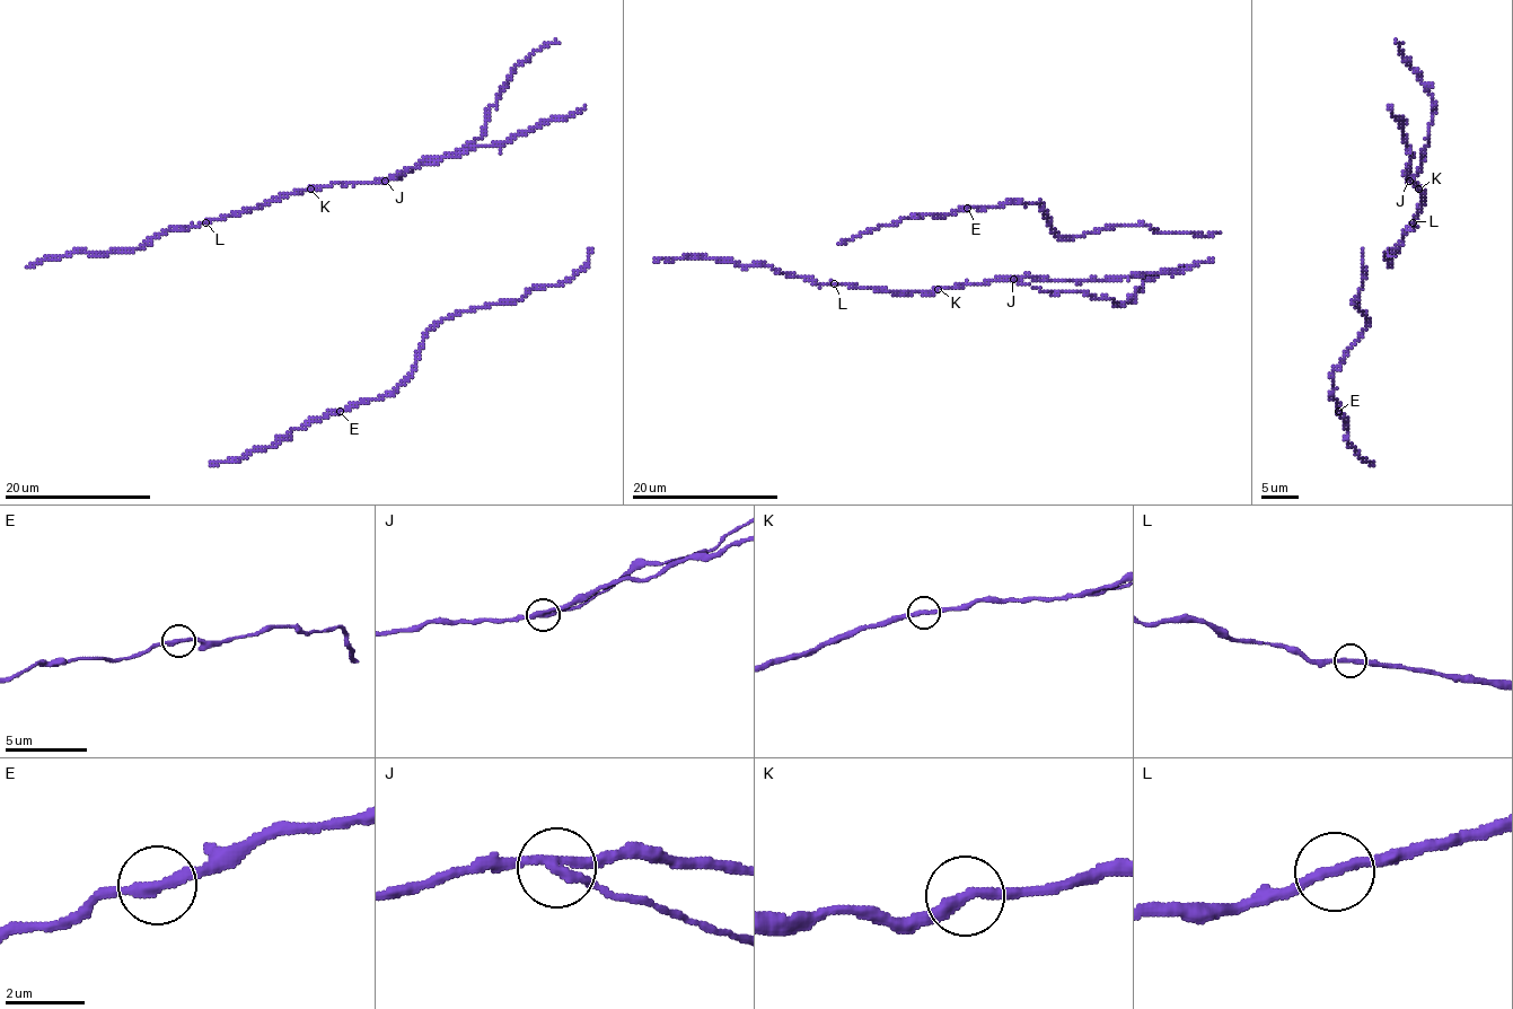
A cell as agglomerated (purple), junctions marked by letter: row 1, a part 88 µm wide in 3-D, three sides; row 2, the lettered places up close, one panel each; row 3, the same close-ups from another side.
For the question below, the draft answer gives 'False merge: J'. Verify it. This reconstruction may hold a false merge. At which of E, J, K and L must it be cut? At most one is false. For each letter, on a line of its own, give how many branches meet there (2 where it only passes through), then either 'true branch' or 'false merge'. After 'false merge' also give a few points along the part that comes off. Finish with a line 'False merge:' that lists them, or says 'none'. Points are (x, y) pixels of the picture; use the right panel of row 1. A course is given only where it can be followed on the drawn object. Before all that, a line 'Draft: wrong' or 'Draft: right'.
Draft: right
E: 2 branches meet; true branch
J: 3 branches meet; false merge; foreign part runs (1409, 180), (1415, 178), (1424, 159), (1421, 156), (1430, 130), (1433, 99), (1395, 42)
K: 2 branches meet; true branch
L: 2 branches meet; true branch
False merge: J

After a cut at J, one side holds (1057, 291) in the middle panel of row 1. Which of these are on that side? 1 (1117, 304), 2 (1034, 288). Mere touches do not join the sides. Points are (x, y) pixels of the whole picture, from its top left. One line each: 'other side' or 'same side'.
1: same side
2: same side

